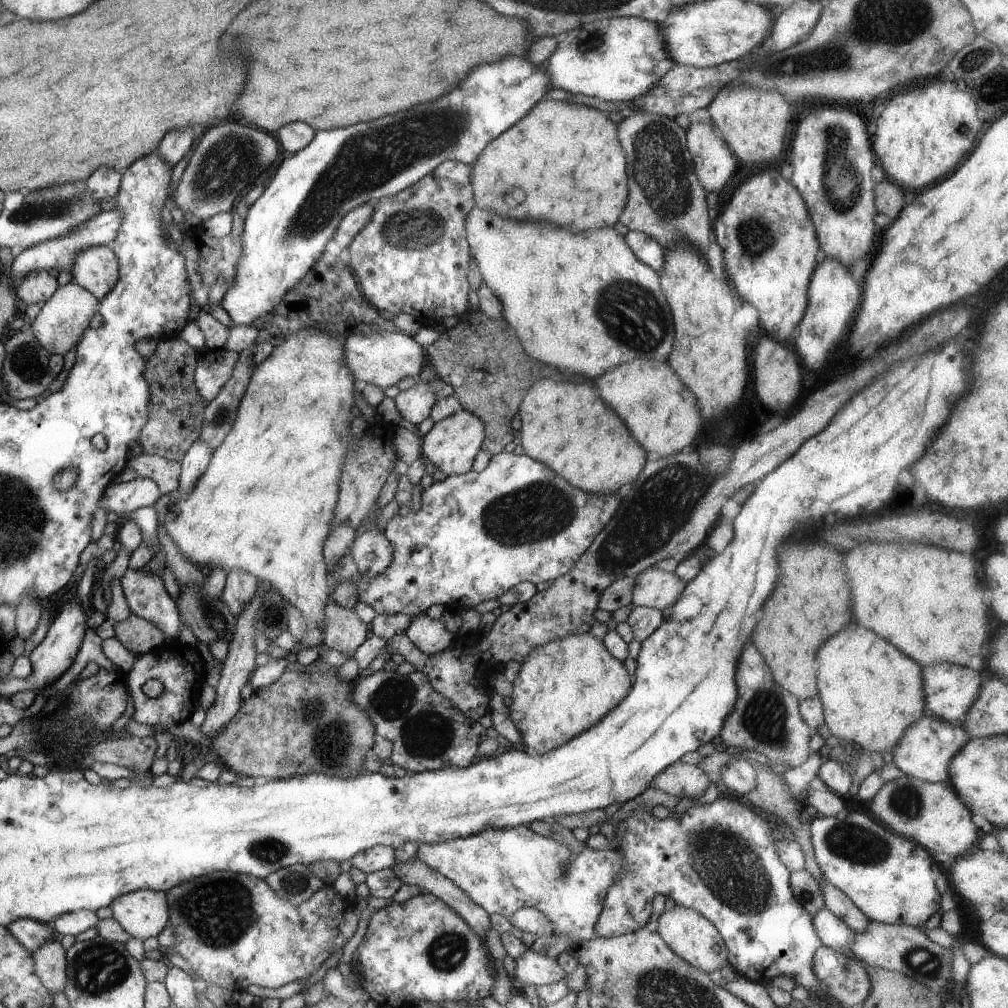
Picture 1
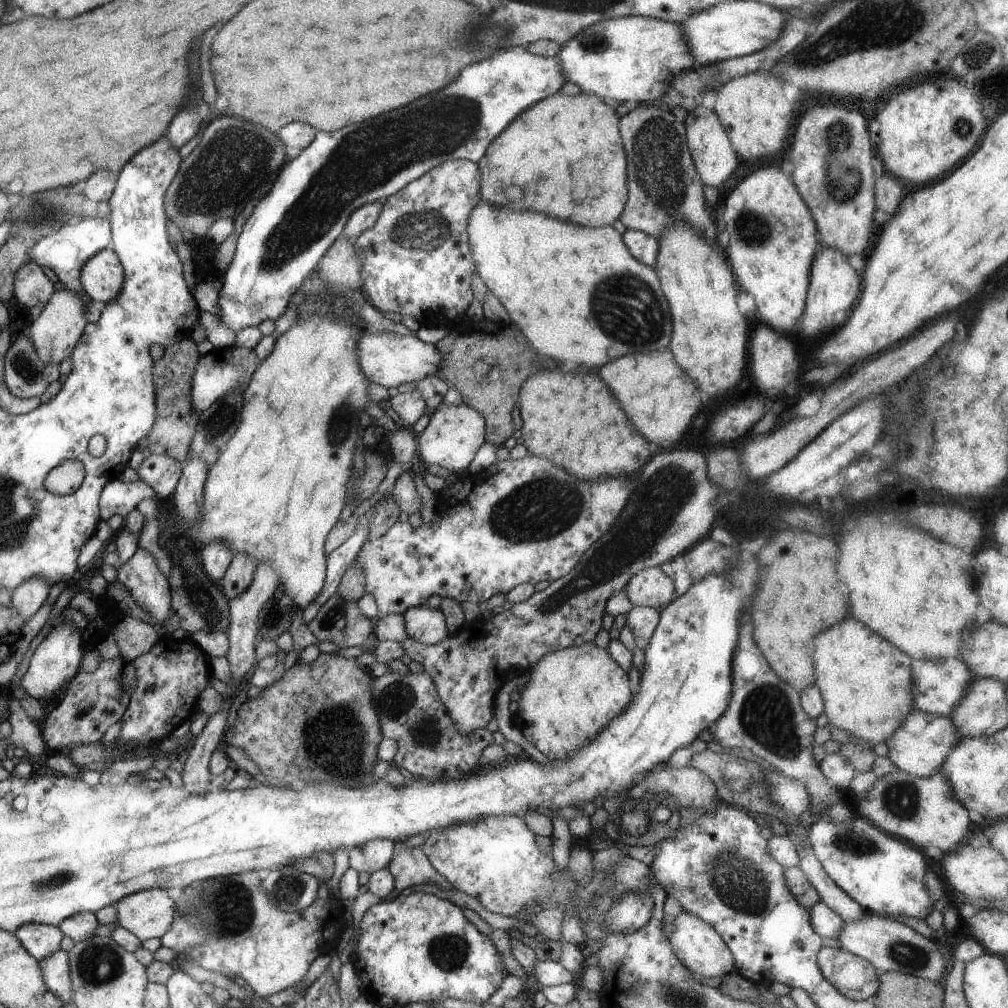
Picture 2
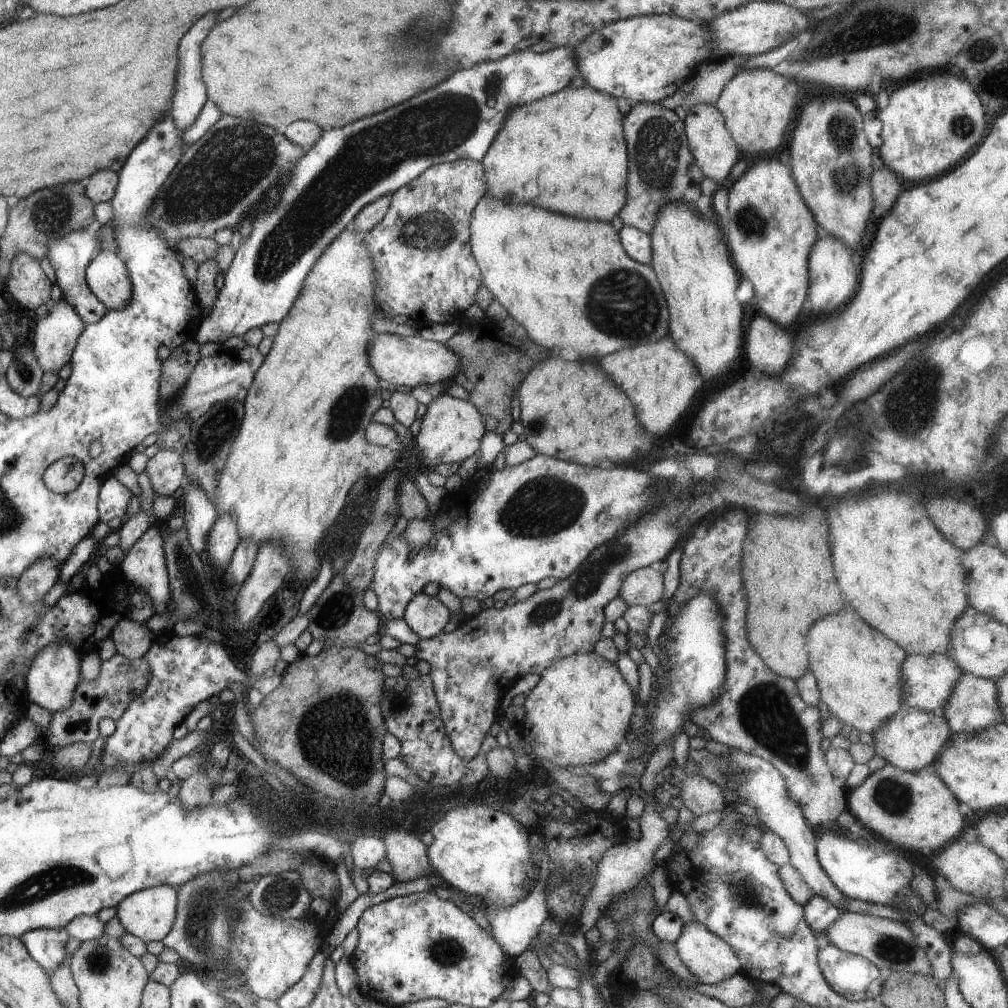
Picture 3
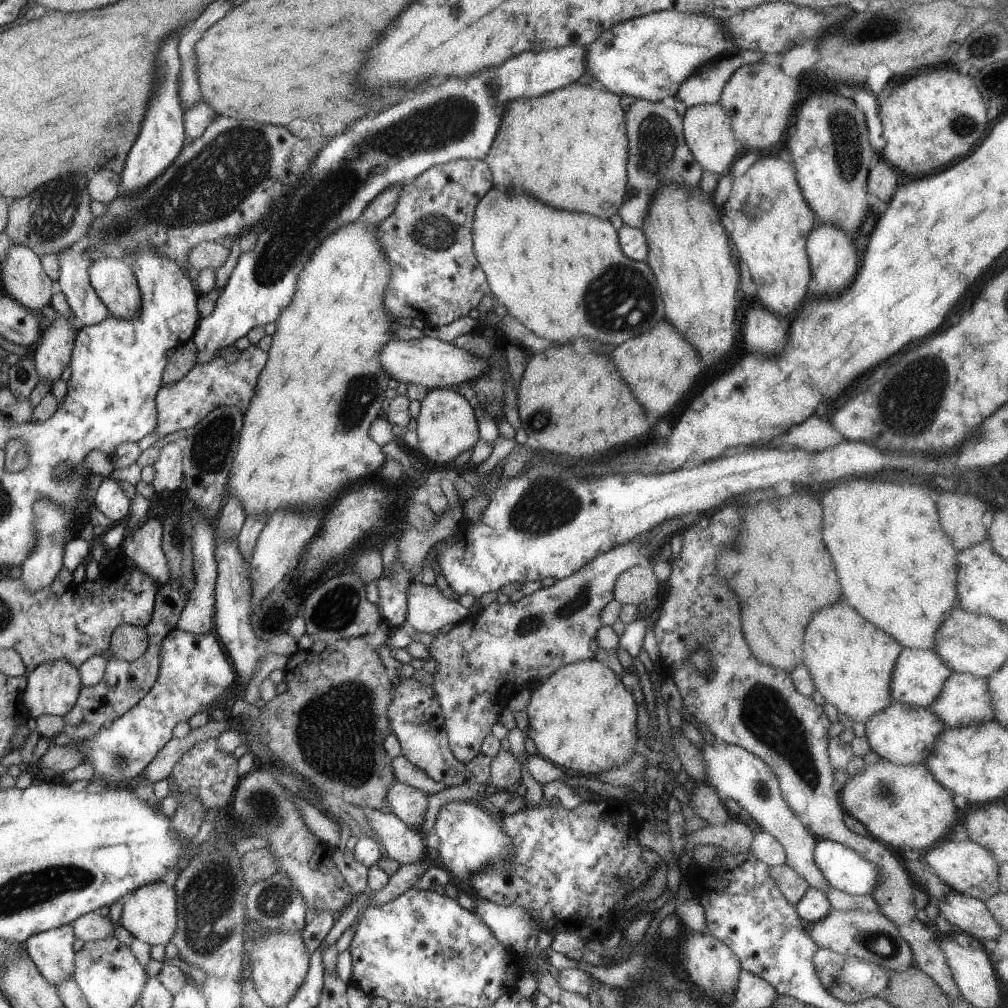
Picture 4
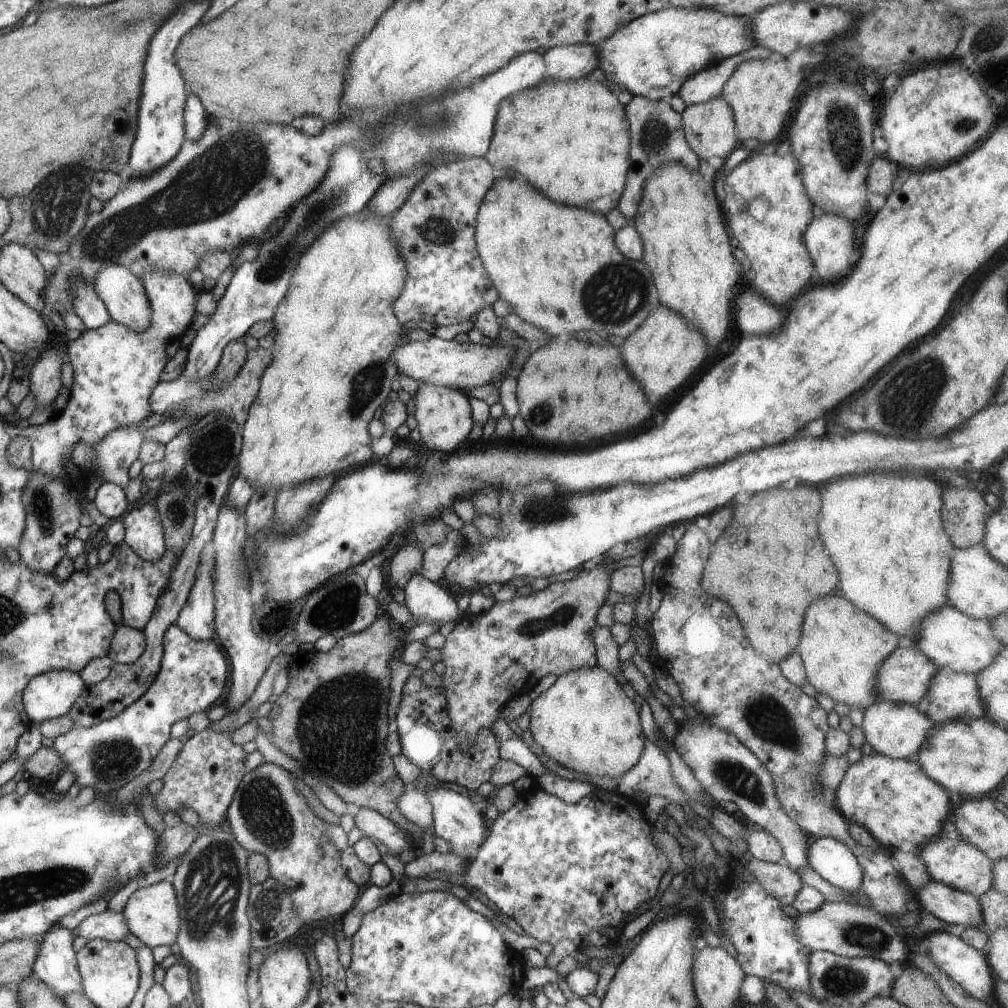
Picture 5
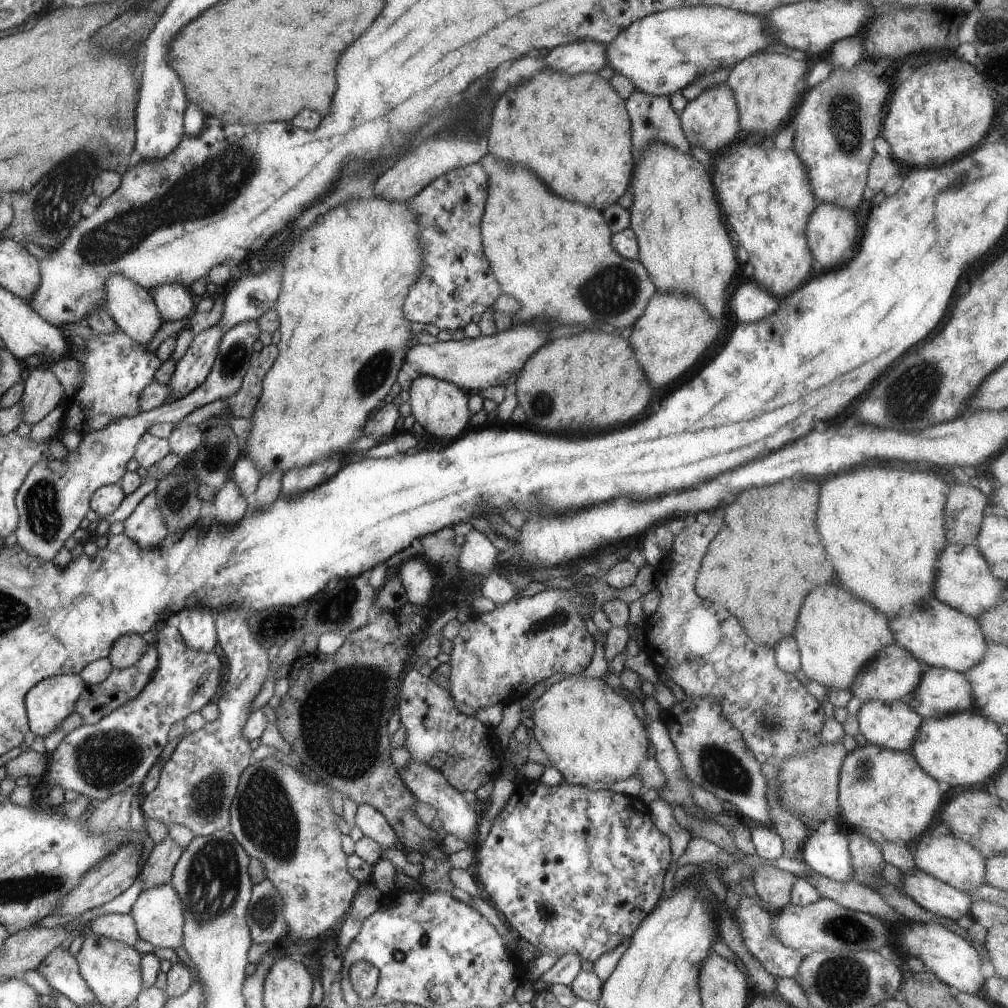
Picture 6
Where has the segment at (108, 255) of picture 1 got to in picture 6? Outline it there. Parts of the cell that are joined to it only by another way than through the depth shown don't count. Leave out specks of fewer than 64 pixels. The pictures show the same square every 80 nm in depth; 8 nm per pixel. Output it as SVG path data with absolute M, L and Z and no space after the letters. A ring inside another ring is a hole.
M115 274L107 278L103 306L114 319L119 330L142 345L148 344L162 326L163 316L158 310L157 303L154 302L153 295L125 275Z

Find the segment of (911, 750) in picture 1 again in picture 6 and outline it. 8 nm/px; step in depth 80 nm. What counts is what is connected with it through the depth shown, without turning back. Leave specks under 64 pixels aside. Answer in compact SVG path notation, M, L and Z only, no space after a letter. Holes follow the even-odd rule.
M865 701L857 712L859 732L868 743L908 751L924 720L906 701Z

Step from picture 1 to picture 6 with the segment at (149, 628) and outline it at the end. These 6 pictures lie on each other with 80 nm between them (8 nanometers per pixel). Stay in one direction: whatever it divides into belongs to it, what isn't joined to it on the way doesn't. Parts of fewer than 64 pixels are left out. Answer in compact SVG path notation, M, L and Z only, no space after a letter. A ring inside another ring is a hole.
M134 633L125 634L113 644L108 660L113 668L124 670L137 664L148 649L148 639Z

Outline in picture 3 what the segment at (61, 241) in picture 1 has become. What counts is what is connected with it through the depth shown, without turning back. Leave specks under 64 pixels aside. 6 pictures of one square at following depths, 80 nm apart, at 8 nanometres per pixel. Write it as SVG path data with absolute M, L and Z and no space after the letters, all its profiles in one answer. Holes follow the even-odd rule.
M94 224L84 230L69 232L65 237L53 239L49 242L49 250L45 254L55 268L57 284L64 291L65 301L74 307L74 310L81 315L86 325L102 320L102 317L109 311L106 305L102 304L99 298L90 290L85 277L86 269L90 261L100 251L102 243L101 226ZM97 227L100 228L100 232L98 232Z

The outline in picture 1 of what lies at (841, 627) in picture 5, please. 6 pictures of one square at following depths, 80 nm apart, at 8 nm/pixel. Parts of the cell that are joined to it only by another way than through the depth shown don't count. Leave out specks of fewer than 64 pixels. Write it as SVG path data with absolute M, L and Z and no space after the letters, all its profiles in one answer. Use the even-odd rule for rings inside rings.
M850 624L838 634L830 636L818 648L816 664L817 695L823 704L825 723L831 734L856 753L891 752L903 730L917 721L922 713L926 713L923 707L922 666L881 636L876 636L875 632L858 624Z

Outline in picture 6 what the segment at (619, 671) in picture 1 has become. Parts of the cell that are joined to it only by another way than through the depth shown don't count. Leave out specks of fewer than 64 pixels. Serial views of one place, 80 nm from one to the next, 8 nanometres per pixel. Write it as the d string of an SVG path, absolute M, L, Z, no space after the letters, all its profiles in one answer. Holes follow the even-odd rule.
M570 676L553 684L533 705L534 736L546 752L551 766L560 771L569 785L586 785L589 782L618 782L634 776L641 762L651 754L651 742L641 712L635 702L622 692L615 692L606 684L605 676L598 679Z

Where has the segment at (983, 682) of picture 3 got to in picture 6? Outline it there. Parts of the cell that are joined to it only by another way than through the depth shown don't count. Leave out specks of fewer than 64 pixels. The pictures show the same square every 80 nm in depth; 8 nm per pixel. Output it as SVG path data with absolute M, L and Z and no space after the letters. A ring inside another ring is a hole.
M928 667L923 672L916 690L905 696L908 703L923 719L940 718L941 716L974 710L970 681L964 673L942 667Z

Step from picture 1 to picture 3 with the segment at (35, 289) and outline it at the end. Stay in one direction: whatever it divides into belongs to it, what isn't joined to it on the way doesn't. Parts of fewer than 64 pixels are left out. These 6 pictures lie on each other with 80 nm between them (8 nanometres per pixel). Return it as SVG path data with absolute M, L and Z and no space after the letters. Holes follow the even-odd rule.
M25 252L14 256L5 284L22 308L34 311L42 304L49 305L54 285L40 267L40 259Z

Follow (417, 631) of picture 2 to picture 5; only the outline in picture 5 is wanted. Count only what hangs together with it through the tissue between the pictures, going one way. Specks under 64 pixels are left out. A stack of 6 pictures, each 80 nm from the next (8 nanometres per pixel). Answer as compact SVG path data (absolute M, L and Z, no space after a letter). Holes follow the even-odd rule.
M414 573L403 588L405 603L410 609L414 624L442 620L458 622L466 613L458 612L457 602L454 598L420 573Z

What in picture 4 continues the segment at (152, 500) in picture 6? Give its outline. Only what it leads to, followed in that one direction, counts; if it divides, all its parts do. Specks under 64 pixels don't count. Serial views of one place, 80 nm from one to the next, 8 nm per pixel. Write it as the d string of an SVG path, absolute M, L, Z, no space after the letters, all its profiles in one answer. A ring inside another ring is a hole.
M150 514L141 525L136 525L133 531L125 533L122 552L134 561L134 564L149 574L159 586L168 584L171 577L169 559L166 558L164 551L164 529L158 516Z

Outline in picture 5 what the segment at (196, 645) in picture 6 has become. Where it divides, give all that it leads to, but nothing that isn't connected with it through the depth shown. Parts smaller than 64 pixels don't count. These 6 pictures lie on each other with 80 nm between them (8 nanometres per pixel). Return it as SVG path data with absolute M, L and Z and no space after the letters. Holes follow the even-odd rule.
M208 545L200 553L201 560L195 572L194 585L189 587L186 604L175 620L176 626L197 641L216 640L214 551L215 548Z

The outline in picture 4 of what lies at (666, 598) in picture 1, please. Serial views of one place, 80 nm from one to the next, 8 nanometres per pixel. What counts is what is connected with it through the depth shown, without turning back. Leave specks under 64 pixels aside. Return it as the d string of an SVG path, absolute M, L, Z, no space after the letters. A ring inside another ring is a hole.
M639 565L622 572L616 579L613 598L622 605L638 605L658 597L661 592L661 581L656 578L652 566L642 568Z

